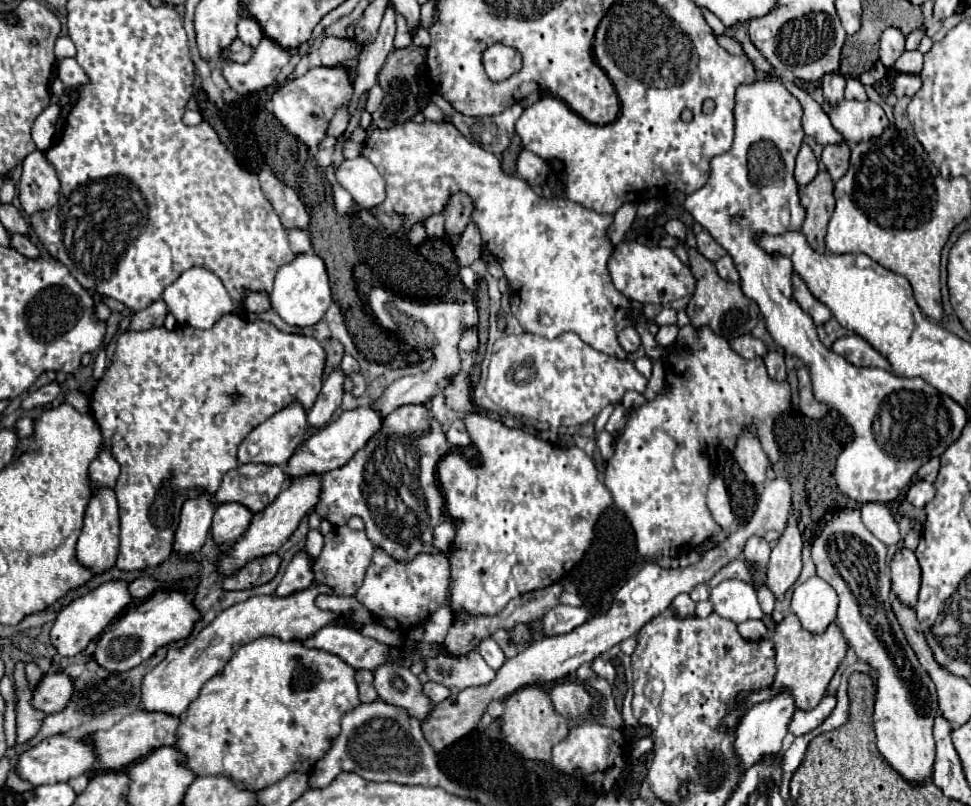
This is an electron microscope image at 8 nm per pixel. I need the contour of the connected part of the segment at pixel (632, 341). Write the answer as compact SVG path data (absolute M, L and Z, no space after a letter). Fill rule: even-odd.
M626 327L626 329L620 333L620 345L622 345L622 349L628 351L628 353L638 351L638 347L640 347L640 335L638 335L638 331L636 331L634 327Z

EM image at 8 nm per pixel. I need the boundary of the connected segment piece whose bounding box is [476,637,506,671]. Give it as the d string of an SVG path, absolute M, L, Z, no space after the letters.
M490 637L482 639L476 649L478 649L478 653L482 655L482 659L484 659L490 667L494 667L494 671L498 671L498 669L504 665L504 661L506 661L504 651L502 651L502 649L498 647L498 643L496 643L494 639L490 639Z

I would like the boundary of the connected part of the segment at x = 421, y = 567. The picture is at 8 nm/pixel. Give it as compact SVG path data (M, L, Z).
M376 547L356 599L372 613L376 623L392 631L406 631L412 629L414 621L426 621L436 613L446 603L448 589L450 561L446 553L418 553L412 561L396 561L392 555L384 553L384 549Z

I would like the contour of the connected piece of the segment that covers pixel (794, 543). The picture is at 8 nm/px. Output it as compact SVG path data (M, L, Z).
M792 511L786 529L782 531L776 547L772 549L770 563L766 569L766 575L768 575L766 585L772 589L772 593L778 599L782 599L786 589L794 585L802 569L802 561L800 561L802 533L798 529L798 521L800 521L800 513Z

